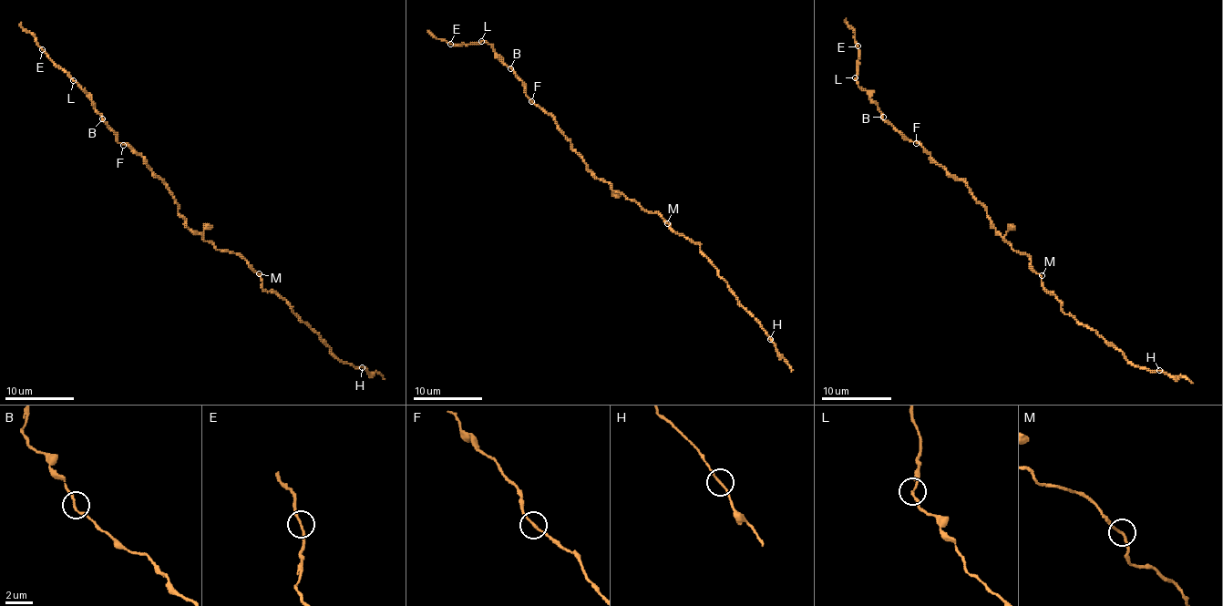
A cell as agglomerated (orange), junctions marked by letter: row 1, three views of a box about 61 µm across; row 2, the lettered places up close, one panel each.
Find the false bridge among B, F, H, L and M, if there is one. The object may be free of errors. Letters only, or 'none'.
none

